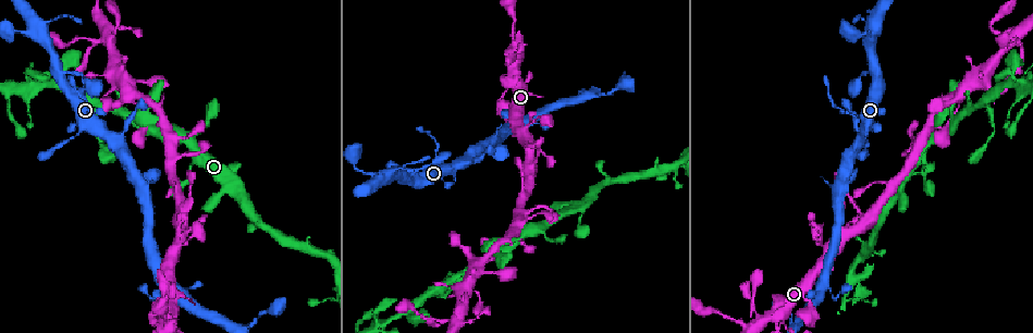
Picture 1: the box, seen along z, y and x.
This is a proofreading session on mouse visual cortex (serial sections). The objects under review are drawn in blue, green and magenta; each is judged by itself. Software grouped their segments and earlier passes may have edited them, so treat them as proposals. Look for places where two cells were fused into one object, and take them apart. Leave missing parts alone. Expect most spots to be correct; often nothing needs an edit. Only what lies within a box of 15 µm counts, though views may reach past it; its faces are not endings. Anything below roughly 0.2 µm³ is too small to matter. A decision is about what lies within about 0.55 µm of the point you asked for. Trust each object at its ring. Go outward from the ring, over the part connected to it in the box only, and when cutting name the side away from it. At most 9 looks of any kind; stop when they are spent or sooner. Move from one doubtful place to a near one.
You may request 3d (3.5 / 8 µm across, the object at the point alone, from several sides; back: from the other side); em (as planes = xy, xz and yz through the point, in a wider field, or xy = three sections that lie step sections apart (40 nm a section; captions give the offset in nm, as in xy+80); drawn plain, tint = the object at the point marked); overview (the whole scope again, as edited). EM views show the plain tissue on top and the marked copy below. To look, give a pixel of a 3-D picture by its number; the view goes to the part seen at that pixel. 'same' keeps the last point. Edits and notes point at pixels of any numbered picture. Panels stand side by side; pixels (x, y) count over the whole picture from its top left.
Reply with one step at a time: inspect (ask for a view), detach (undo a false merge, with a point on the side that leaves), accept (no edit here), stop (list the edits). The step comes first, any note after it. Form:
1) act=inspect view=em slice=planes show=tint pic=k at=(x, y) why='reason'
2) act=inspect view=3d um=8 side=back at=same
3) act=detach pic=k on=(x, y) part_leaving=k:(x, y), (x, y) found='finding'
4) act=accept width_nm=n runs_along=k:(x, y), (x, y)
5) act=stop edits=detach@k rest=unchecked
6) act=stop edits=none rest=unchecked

act=inspect view=3d um=3.5 pic=1 at=(92, 100)

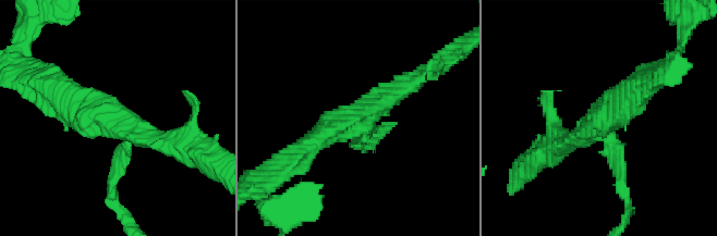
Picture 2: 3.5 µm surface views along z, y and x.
act=inspect view=em slice=xy step=5 show=tint pic=2 at=(592, 127) arms=3 arm_widths_nm=150,250,350 why='shape alone is not enough'

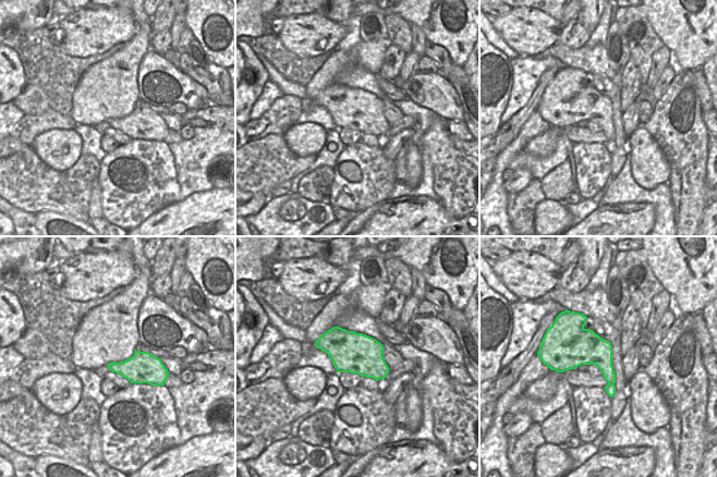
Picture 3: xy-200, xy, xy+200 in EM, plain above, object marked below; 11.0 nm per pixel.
act=accept width_nm=460 runs_along=2:(422, 76), (308, 146) found='one cell here'

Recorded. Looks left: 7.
act=inspect view=3d um=3.5 pic=1 at=(31, 87) why='three arms meet'

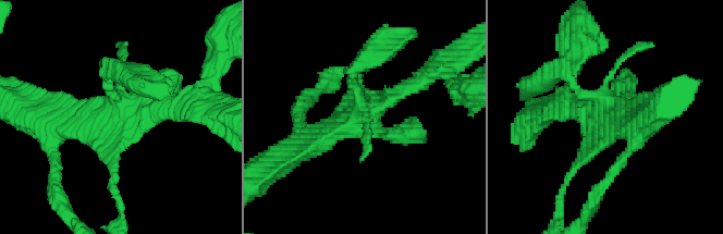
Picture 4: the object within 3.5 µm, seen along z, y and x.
act=inspect view=em slice=xy step=3 show=tint pic=4 at=(606, 110) why='need the tissue'

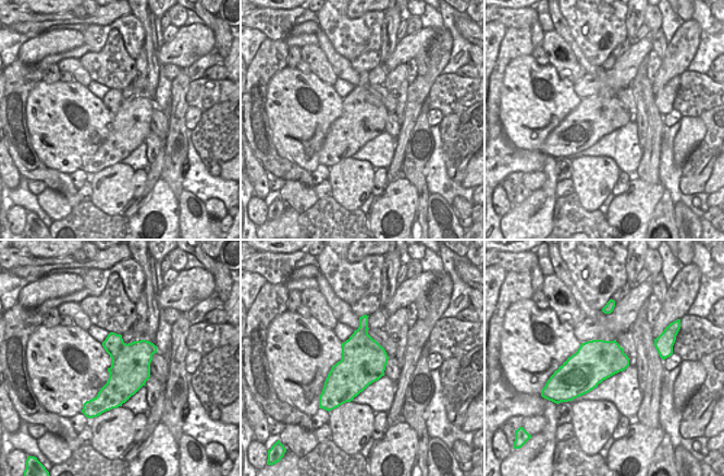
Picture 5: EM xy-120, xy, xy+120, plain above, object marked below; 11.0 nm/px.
act=accept runs_along=4:(424, 78), (347, 128), (304, 139) found='all the same cell'

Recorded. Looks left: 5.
act=inspect view=3d um=3.5 pic=1 at=(811, 308) why='calibre changes'

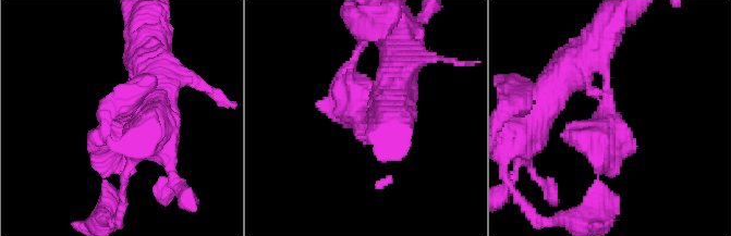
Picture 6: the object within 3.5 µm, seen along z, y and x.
act=inspect view=em slice=xy step=1 show=tint pic=6 at=(605, 116) why='need the tissue'

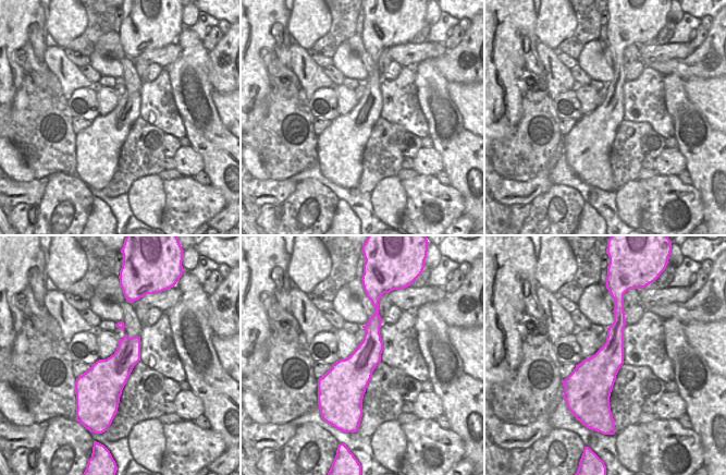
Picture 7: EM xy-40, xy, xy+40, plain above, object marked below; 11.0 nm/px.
act=accept runs_along=6:(149, 53), (133, 67), (102, 177) found='one cell here'

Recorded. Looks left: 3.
act=inspect view=3d um=8 pic=1 at=(518, 61) why='small branch off a trunk'

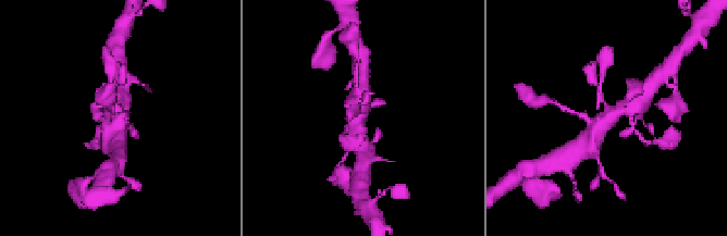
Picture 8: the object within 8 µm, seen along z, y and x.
act=inspect view=3d um=3.5 side=back pic=8 at=(115, 109)

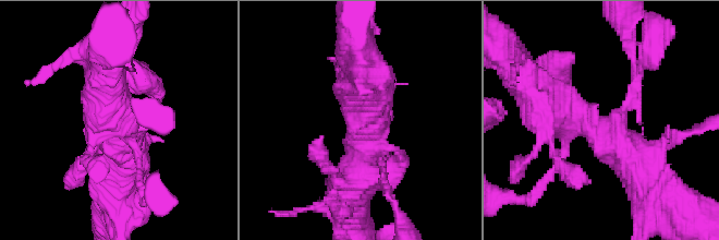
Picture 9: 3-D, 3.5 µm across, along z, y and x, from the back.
act=accept runs_along=9:(548, 108), (634, 158), (668, 139) found='continuous, no second cell'

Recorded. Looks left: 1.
act=stop edits=none rest=unchecked

